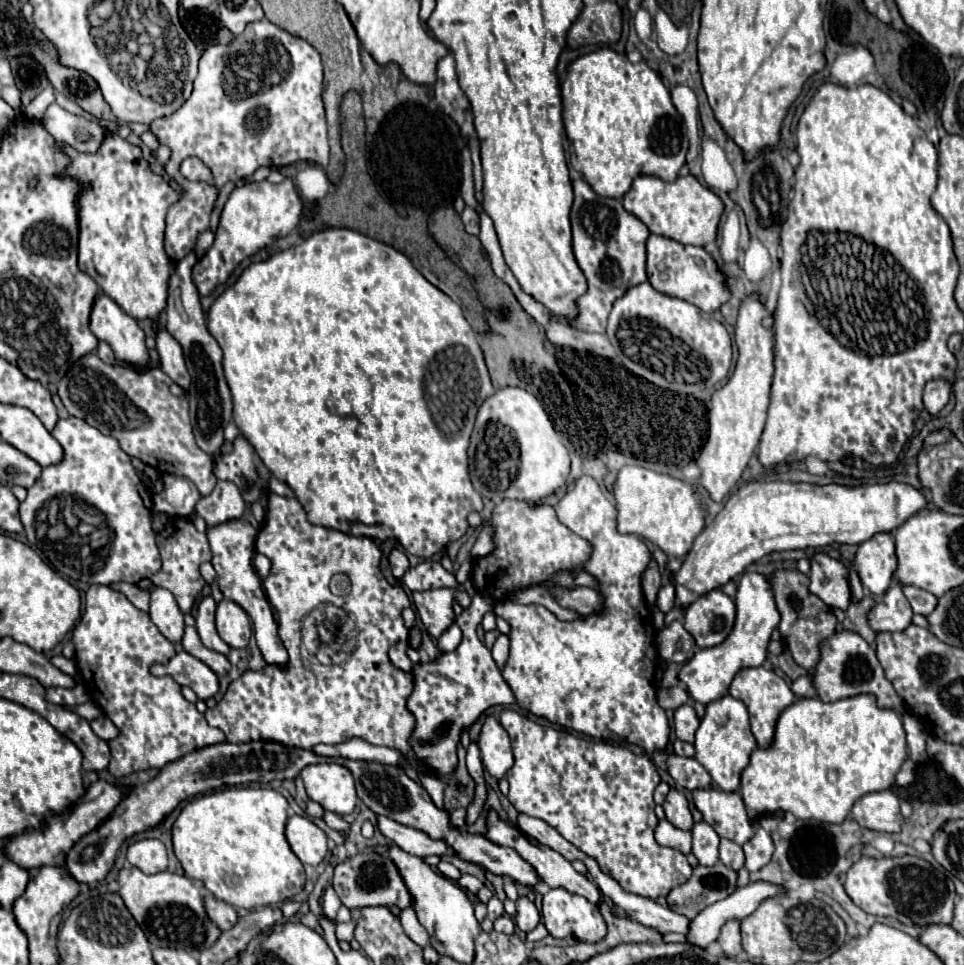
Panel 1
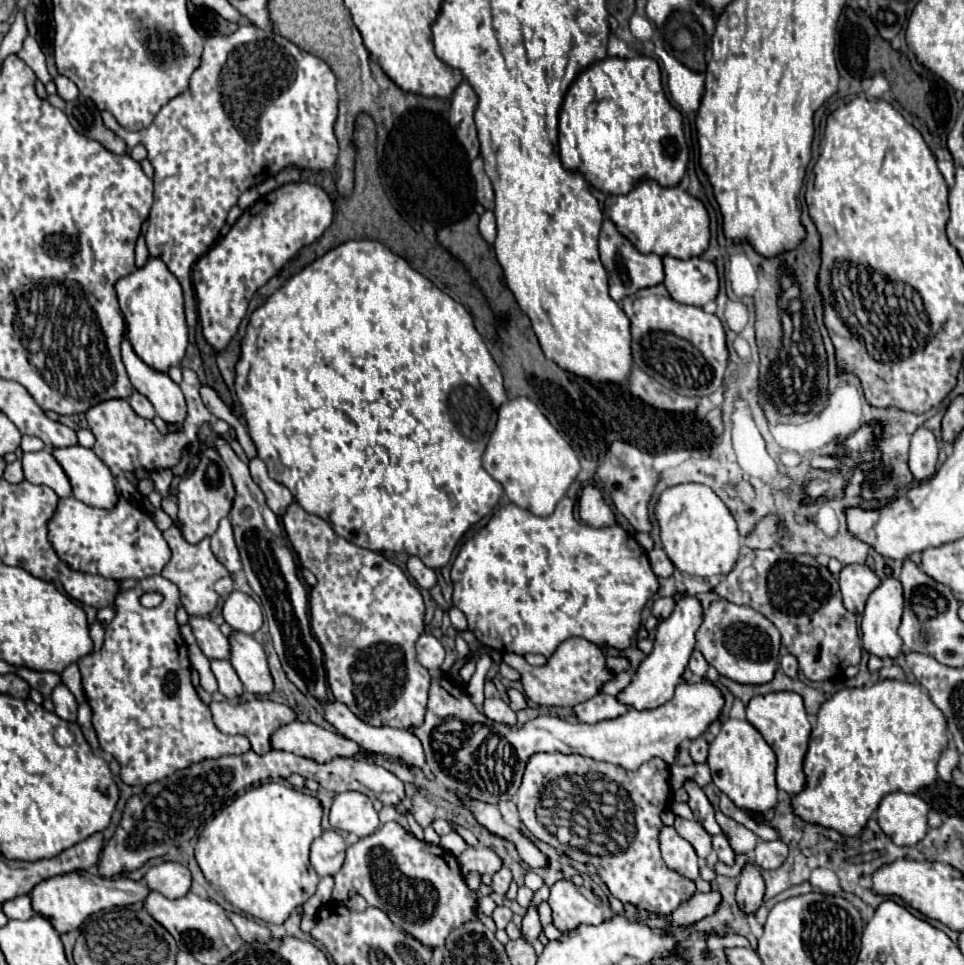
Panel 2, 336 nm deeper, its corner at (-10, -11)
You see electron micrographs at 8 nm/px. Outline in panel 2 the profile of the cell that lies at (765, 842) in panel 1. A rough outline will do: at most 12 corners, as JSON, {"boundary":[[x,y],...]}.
{"boundary":[[758,841],[754,863],[778,869],[788,855],[784,841]]}

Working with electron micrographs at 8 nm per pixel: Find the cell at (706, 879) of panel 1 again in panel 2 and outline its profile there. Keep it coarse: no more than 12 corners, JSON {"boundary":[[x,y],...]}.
{"boundary":[[694,893],[674,913],[672,925],[692,925],[712,915],[720,893]]}

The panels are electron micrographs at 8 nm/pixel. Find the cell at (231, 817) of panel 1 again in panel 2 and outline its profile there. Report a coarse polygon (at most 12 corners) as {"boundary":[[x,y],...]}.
{"boundary":[[266,783],[204,827],[230,905],[280,925],[314,895],[318,797]]}

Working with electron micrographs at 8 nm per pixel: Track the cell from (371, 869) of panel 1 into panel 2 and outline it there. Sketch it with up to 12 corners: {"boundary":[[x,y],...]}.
{"boundary":[[386,823],[350,845],[354,889],[430,947],[478,921],[456,857]]}

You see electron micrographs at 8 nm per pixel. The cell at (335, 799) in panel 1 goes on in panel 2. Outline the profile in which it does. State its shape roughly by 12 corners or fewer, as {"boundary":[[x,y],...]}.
{"boundary":[[364,793],[334,795],[330,825],[368,837],[380,819]]}

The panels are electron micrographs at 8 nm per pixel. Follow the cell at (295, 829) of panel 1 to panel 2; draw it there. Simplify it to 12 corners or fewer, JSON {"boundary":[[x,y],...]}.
{"boundary":[[340,833],[312,843],[310,863],[320,877],[336,875],[346,859]]}

